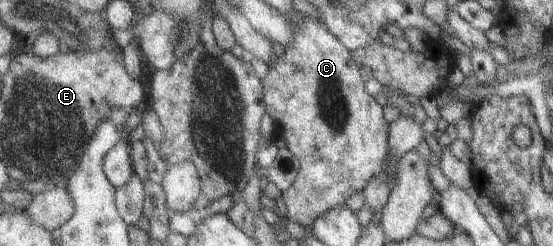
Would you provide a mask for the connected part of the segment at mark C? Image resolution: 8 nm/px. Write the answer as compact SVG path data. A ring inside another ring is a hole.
M311 16L302 26L294 24L294 29L294 44L287 47L285 54L271 64L269 74L263 80L268 114L277 120L282 138L302 162L297 182L284 191L283 198L288 204L287 218L311 228L332 208L345 205L353 194L365 190L376 176L383 175L384 180L387 179L392 186L400 159L391 154L390 138L387 138L390 124L383 118L383 106L367 92L361 67L355 62L353 51L323 21Z

